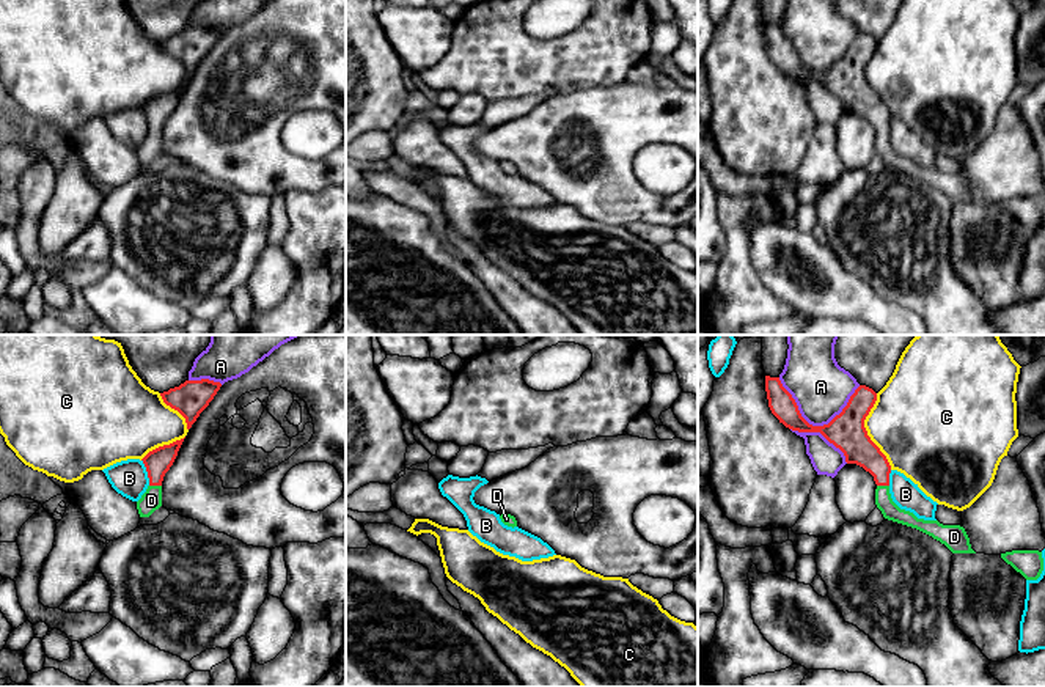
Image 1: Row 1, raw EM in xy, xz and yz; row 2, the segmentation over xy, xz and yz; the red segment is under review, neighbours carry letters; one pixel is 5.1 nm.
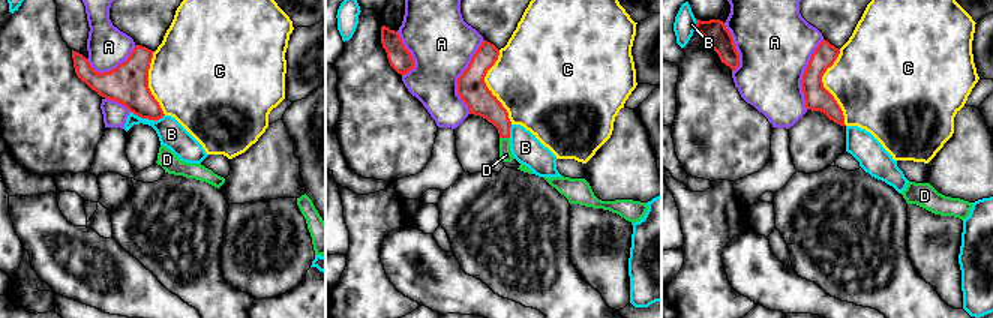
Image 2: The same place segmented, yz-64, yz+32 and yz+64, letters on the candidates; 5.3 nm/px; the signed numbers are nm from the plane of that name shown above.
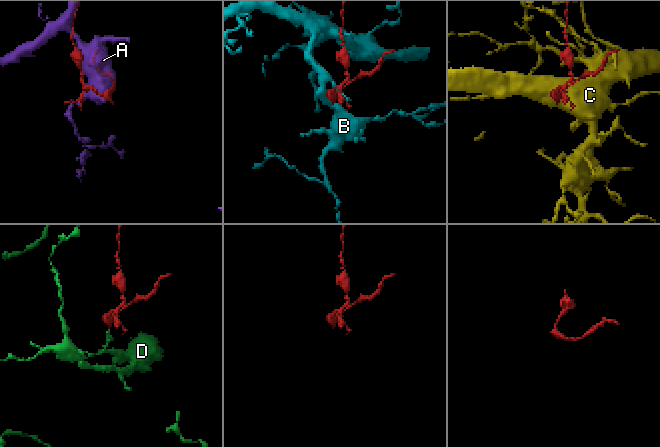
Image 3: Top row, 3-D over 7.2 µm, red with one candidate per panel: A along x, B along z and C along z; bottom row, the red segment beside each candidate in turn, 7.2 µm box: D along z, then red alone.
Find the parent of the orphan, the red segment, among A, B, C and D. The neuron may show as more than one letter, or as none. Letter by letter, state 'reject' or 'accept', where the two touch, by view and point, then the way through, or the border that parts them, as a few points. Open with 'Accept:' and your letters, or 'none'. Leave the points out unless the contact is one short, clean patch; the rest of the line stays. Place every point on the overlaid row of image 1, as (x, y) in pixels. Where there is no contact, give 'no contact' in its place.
Accept: D
A: reject; meets red in yz at (816, 426)
B: reject; meets red in xy at (146, 470)
C: reject; meets red in yz at (866, 431)
D: accept; meets red in xy at (156, 484); runs through xy (157, 462), (156, 484), (151, 500)

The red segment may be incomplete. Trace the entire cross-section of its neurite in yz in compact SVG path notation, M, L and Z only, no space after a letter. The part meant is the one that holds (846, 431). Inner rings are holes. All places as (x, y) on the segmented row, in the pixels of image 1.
M765 376L765 391L768 407L779 423L798 432L820 432L844 453L847 464L856 464L874 476L875 505L885 519L932 536L952 553L976 553L963 527L918 519L893 501L889 494L891 465L864 428L864 420L877 401L877 393L872 388L860 385L842 412L823 426L812 426L801 417L795 399L783 387L779 377Z

